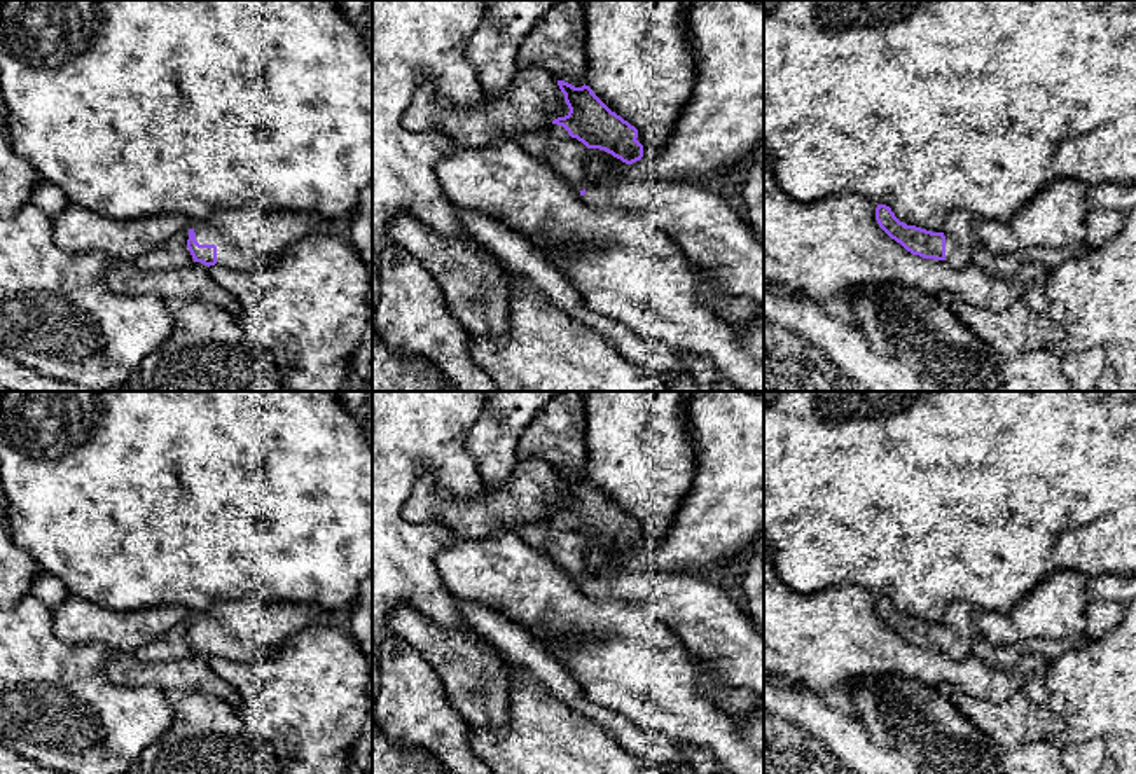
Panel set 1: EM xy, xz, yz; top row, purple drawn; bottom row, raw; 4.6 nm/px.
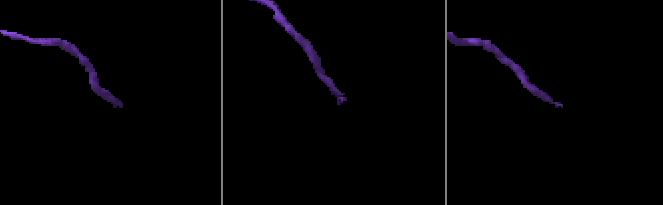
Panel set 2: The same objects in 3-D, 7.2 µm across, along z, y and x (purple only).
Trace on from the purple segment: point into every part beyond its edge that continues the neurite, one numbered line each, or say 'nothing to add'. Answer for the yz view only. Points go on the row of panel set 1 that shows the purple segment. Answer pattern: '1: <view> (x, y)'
1: yz (962, 241)

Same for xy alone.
1: xy (250, 238)

